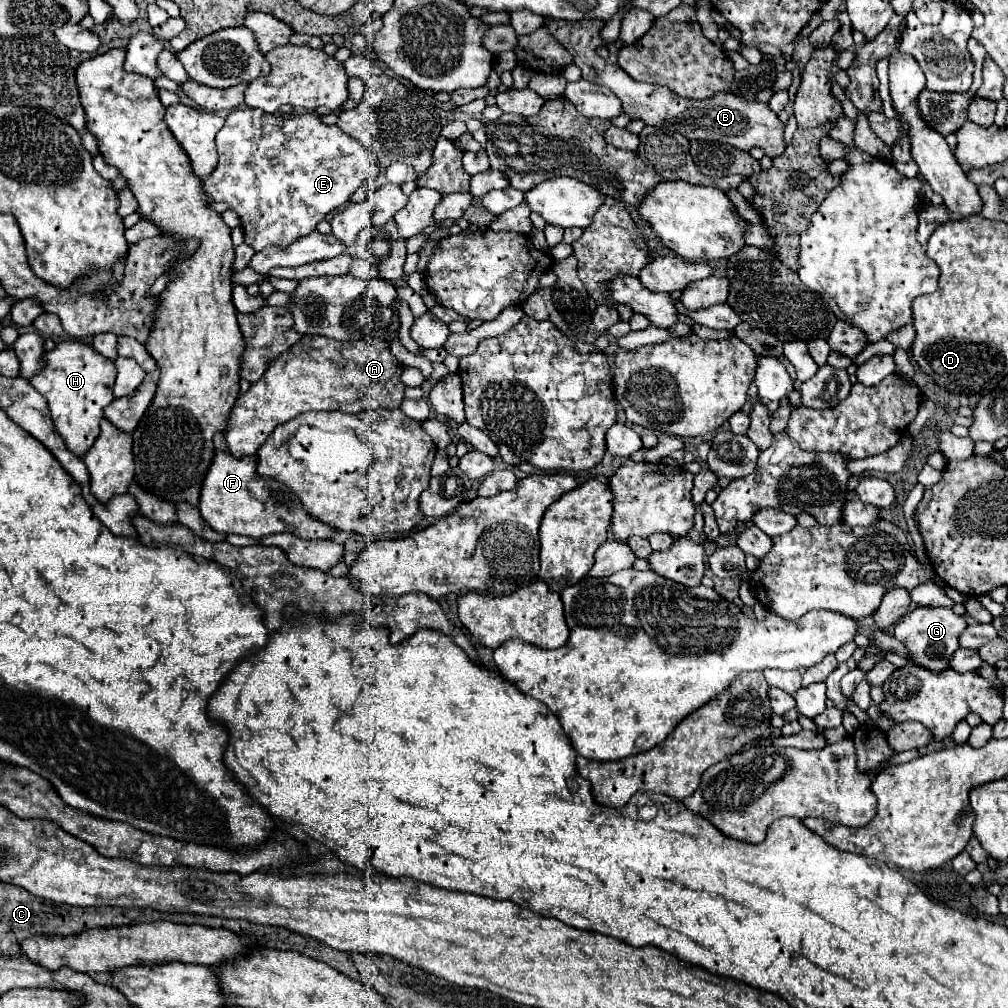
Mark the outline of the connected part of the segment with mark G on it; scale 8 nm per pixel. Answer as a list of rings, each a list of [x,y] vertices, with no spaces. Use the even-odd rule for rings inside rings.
[[[916,607],[906,613],[894,627],[894,637],[904,643],[908,649],[910,661],[918,667],[924,667],[932,673],[942,673],[950,667],[950,659],[954,651],[960,649],[960,635],[968,627],[966,617],[956,615],[948,607]]]

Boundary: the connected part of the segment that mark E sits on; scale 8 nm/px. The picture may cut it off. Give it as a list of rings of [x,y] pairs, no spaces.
[[[234,109],[226,117],[226,125],[216,135],[218,167],[204,181],[204,191],[212,201],[224,201],[242,221],[246,243],[254,251],[262,251],[268,245],[286,247],[294,239],[308,235],[332,209],[342,207],[352,193],[368,179],[380,175],[376,155],[338,129],[338,125],[326,125],[316,113],[304,113],[294,119],[282,119],[272,113],[260,113],[260,109]]]

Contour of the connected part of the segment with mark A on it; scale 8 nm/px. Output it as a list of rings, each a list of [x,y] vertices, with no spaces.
[[[304,335],[292,349],[270,361],[264,375],[236,399],[226,427],[228,449],[234,457],[256,455],[276,425],[306,411],[398,409],[406,389],[400,379],[402,369],[384,339],[336,341],[322,335]]]

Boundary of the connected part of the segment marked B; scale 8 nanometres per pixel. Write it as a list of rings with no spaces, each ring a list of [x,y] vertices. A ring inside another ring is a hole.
[[[546,19],[544,25],[560,45],[568,49],[568,53],[574,57],[574,63],[582,69],[582,77],[612,89],[616,97],[620,97],[624,113],[632,115],[632,119],[642,119],[646,125],[664,125],[666,129],[676,129],[676,133],[684,133],[688,139],[698,139],[698,141],[718,141],[718,143],[728,143],[738,149],[752,149],[752,147],[762,147],[766,155],[778,157],[786,149],[784,141],[784,123],[778,119],[774,111],[766,103],[758,101],[744,101],[738,99],[732,93],[716,93],[714,97],[708,99],[684,99],[670,89],[664,89],[660,85],[650,85],[650,83],[638,83],[632,77],[628,77],[620,65],[616,63],[618,49],[622,47],[622,41],[616,39],[610,43],[610,57],[602,59],[596,57],[596,47],[604,43],[600,31],[604,29],[602,19],[590,19],[590,21],[560,21],[560,19]]]

